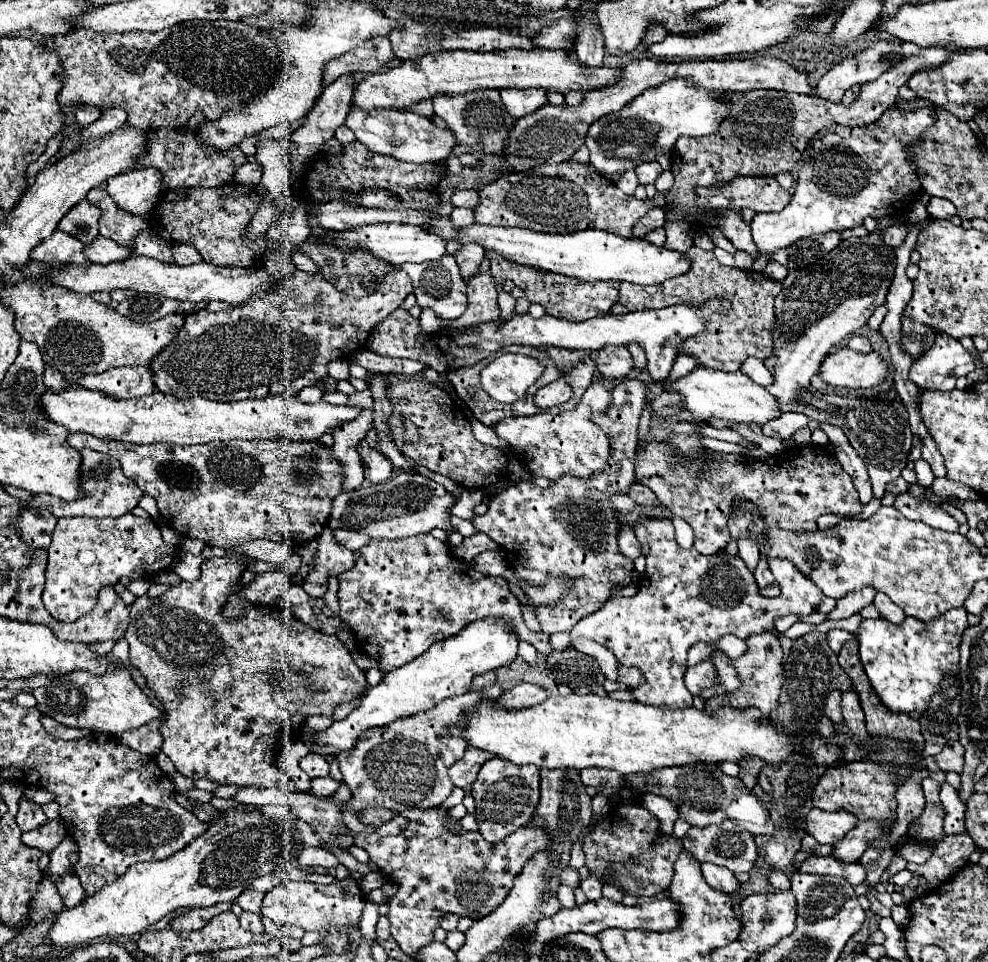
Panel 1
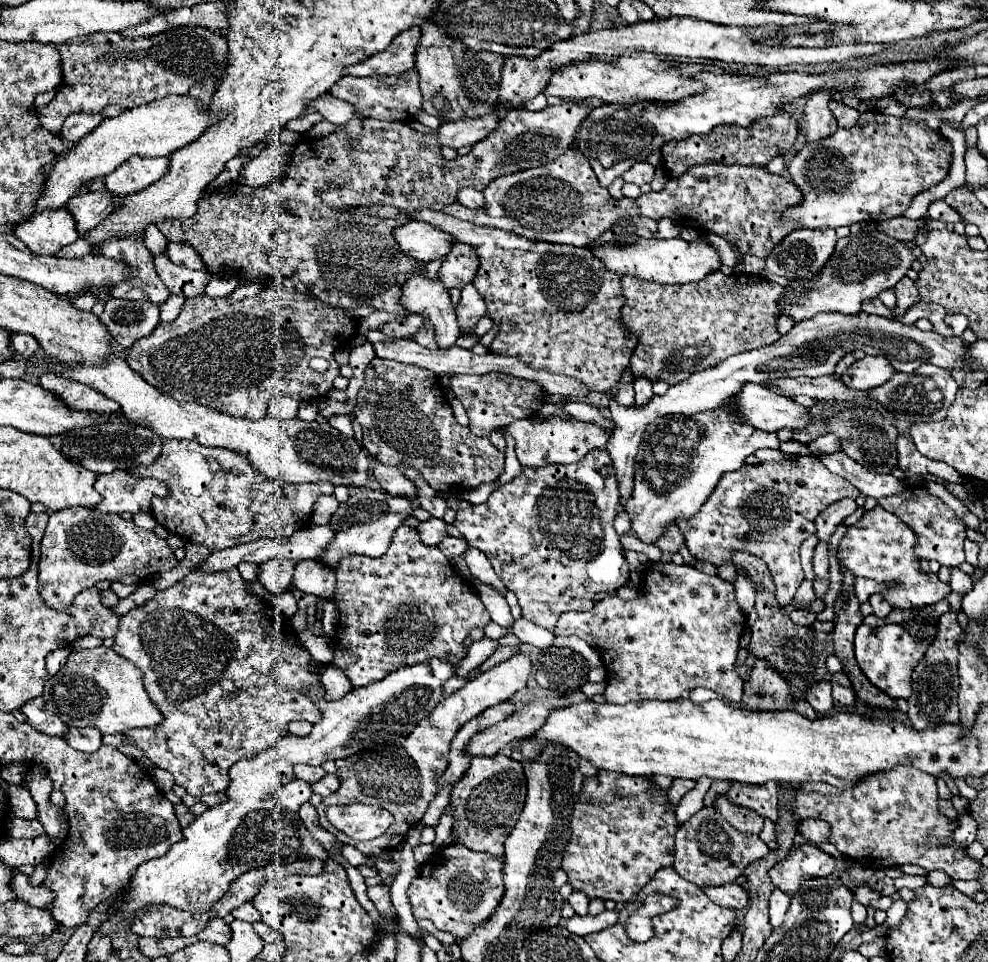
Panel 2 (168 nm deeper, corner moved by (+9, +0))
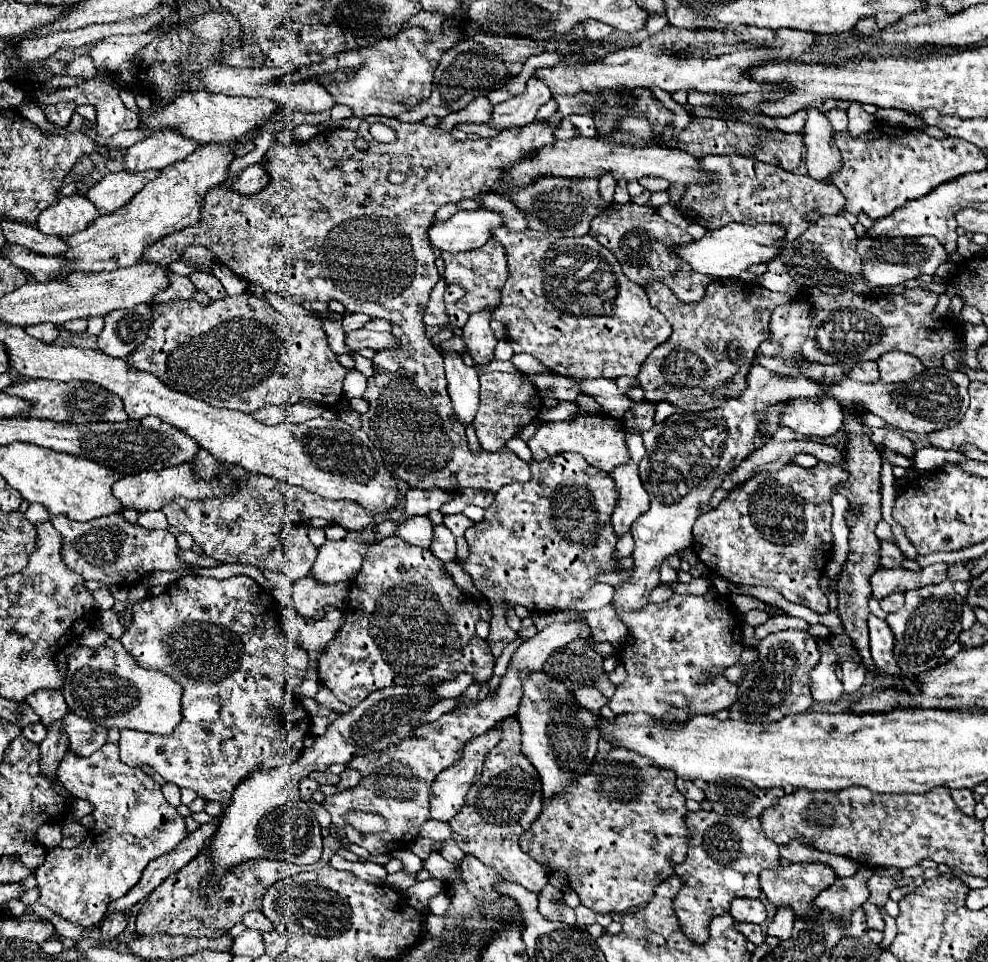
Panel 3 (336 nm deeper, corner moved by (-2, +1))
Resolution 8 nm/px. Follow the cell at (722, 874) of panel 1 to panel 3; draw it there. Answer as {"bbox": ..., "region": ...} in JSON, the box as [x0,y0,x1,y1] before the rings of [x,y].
{"bbox":[730,898,766,924],"region":[[[734,898],[730,904],[730,914],[740,922],[762,924],[766,920],[766,908],[758,898]]]}

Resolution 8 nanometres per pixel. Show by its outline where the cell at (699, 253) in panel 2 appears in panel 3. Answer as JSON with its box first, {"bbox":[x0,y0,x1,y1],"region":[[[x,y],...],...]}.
{"bbox":[672,224,784,278],"region":[[[728,224],[724,228],[706,232],[702,240],[674,246],[672,250],[694,272],[700,272],[700,274],[706,274],[712,278],[736,278],[748,266],[776,258],[778,256],[776,240],[782,236],[784,236],[784,230],[780,230],[780,226],[776,226],[776,224],[756,224],[756,226]]]}

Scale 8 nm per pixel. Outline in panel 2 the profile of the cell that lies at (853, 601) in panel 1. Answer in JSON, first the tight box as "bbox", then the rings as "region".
{"bbox":[855,577,889,603],"region":[[[863,577],[855,579],[855,595],[861,603],[865,603],[873,593],[885,593],[885,589],[889,589],[889,583],[877,583],[873,579]]]}

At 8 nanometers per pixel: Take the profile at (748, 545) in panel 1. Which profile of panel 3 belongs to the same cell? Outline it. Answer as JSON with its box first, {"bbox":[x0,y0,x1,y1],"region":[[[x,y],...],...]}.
{"bbox":[744,610,770,626],"region":[[[750,610],[750,612],[744,614],[744,618],[746,618],[746,622],[748,622],[750,626],[760,626],[760,624],[766,622],[770,616],[768,616],[764,610]]]}

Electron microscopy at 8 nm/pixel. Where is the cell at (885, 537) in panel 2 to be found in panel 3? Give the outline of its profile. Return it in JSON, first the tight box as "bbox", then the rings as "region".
{"bbox":[880,540,906,568],"region":[[[882,540],[880,542],[880,566],[882,568],[904,568],[902,564],[906,562],[902,550],[892,542],[892,540]]]}

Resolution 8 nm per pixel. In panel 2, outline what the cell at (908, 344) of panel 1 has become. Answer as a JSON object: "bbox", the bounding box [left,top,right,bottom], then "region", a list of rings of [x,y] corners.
{"bbox":[605,311,969,505],"region":[[[859,311],[857,315],[841,315],[841,313],[821,313],[813,319],[803,319],[801,323],[795,323],[795,327],[779,337],[773,345],[731,355],[717,367],[693,373],[689,379],[671,385],[669,391],[663,397],[653,397],[645,407],[623,407],[615,399],[611,399],[609,409],[615,421],[615,429],[607,441],[605,451],[611,457],[617,481],[619,481],[619,505],[625,505],[627,499],[633,493],[633,463],[635,453],[639,447],[639,441],[643,437],[643,431],[649,423],[653,423],[661,415],[671,413],[699,413],[707,409],[719,407],[721,401],[737,395],[745,383],[765,383],[773,381],[777,377],[819,377],[819,375],[831,375],[835,371],[835,365],[841,361],[841,357],[853,349],[861,349],[867,355],[883,355],[891,361],[891,365],[897,371],[913,373],[917,367],[931,363],[941,369],[957,367],[957,359],[961,359],[961,351],[965,351],[969,343],[965,343],[961,337],[941,337],[935,331],[919,331],[915,325],[903,325],[899,321],[869,315],[865,311]]]}

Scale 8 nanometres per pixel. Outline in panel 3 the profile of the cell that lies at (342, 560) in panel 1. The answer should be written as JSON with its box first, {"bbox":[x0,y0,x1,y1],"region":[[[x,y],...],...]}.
{"bbox":[292,574,348,618],"region":[[[310,574],[294,582],[292,608],[300,616],[312,618],[324,606],[344,608],[346,600],[348,600],[348,584],[322,584]]]}

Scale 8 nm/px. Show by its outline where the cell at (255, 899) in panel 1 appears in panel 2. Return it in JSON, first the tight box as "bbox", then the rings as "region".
{"bbox":[231,901,261,923],"region":[[[251,901],[243,903],[241,907],[237,907],[231,915],[233,915],[235,919],[247,921],[247,923],[257,923],[257,921],[261,921],[261,917],[259,917],[259,913],[257,913],[257,909],[253,907],[253,903],[251,903]]]}

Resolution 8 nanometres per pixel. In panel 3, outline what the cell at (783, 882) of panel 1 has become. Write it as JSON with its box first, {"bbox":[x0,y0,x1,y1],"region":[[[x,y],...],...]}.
{"bbox":[766,906,794,940],"region":[[[780,906],[780,910],[776,910],[766,934],[772,934],[772,936],[778,936],[780,940],[786,940],[790,938],[792,934],[792,926],[794,926],[794,910],[790,906]]]}

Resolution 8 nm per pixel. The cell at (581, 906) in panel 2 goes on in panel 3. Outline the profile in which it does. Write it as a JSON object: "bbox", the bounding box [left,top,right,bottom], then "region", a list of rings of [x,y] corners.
{"bbox":[574,904,596,926],"region":[[[578,904],[576,908],[574,908],[574,912],[576,912],[576,916],[578,916],[578,926],[586,926],[586,924],[594,924],[596,922],[596,914],[590,910],[590,908],[586,908],[586,906],[582,906],[582,904]]]}

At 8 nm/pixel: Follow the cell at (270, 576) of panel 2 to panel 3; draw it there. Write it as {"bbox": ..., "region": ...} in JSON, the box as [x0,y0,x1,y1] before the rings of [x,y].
{"bbox":[282,526,318,580],"region":[[[284,526],[282,546],[284,556],[288,560],[288,570],[284,570],[284,574],[290,580],[304,578],[312,570],[312,564],[318,556],[318,548],[310,542],[306,526]]]}

